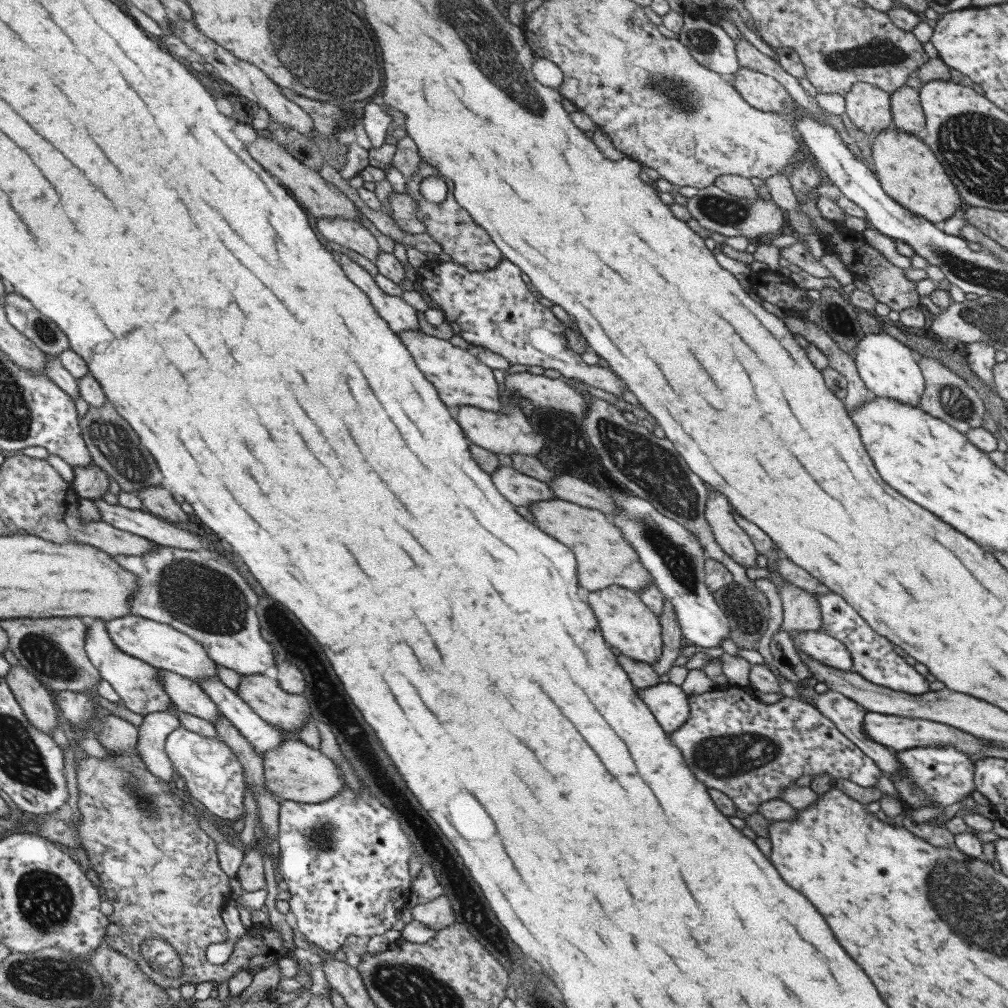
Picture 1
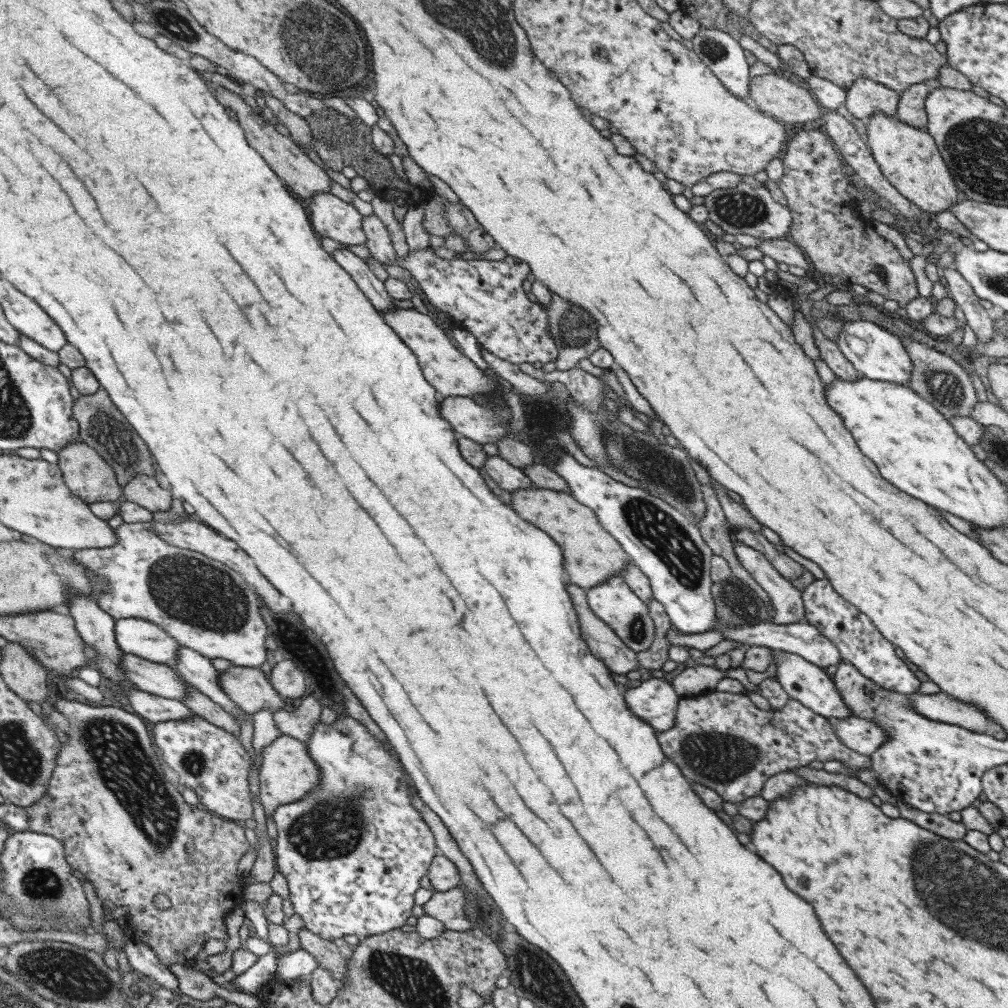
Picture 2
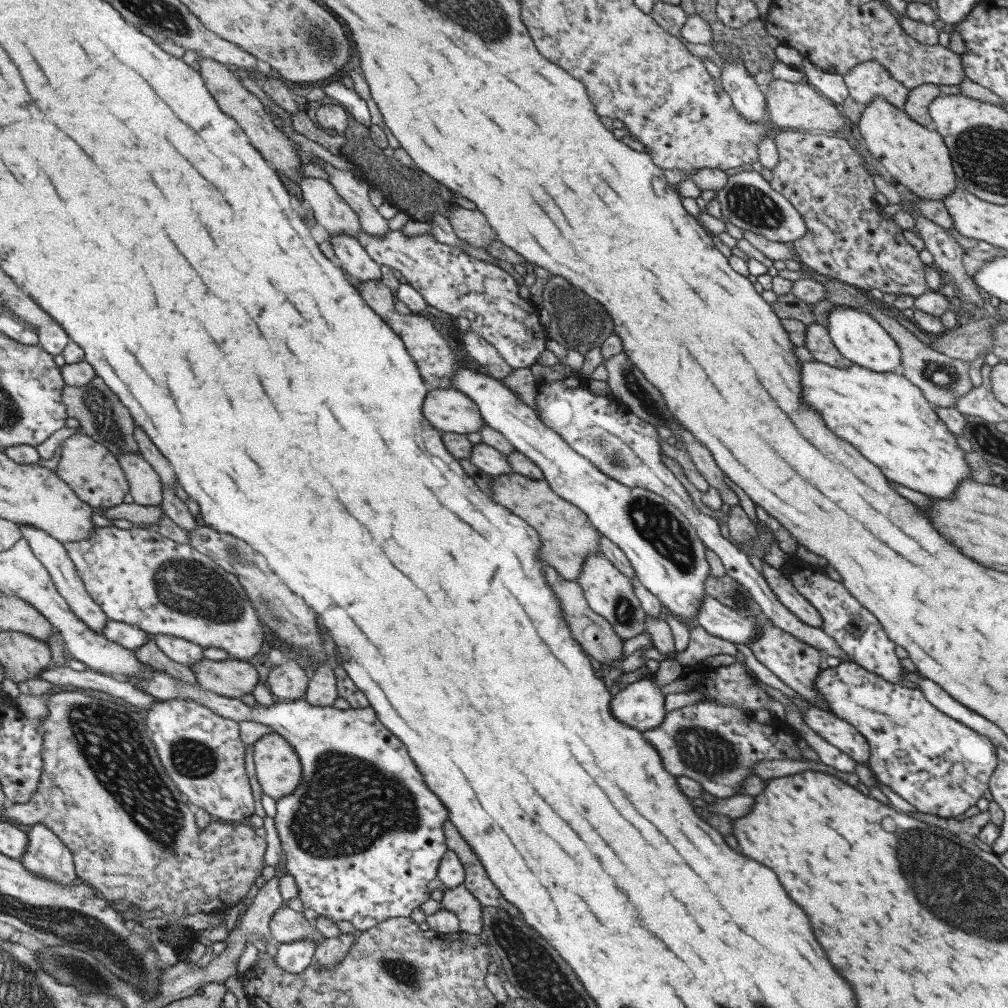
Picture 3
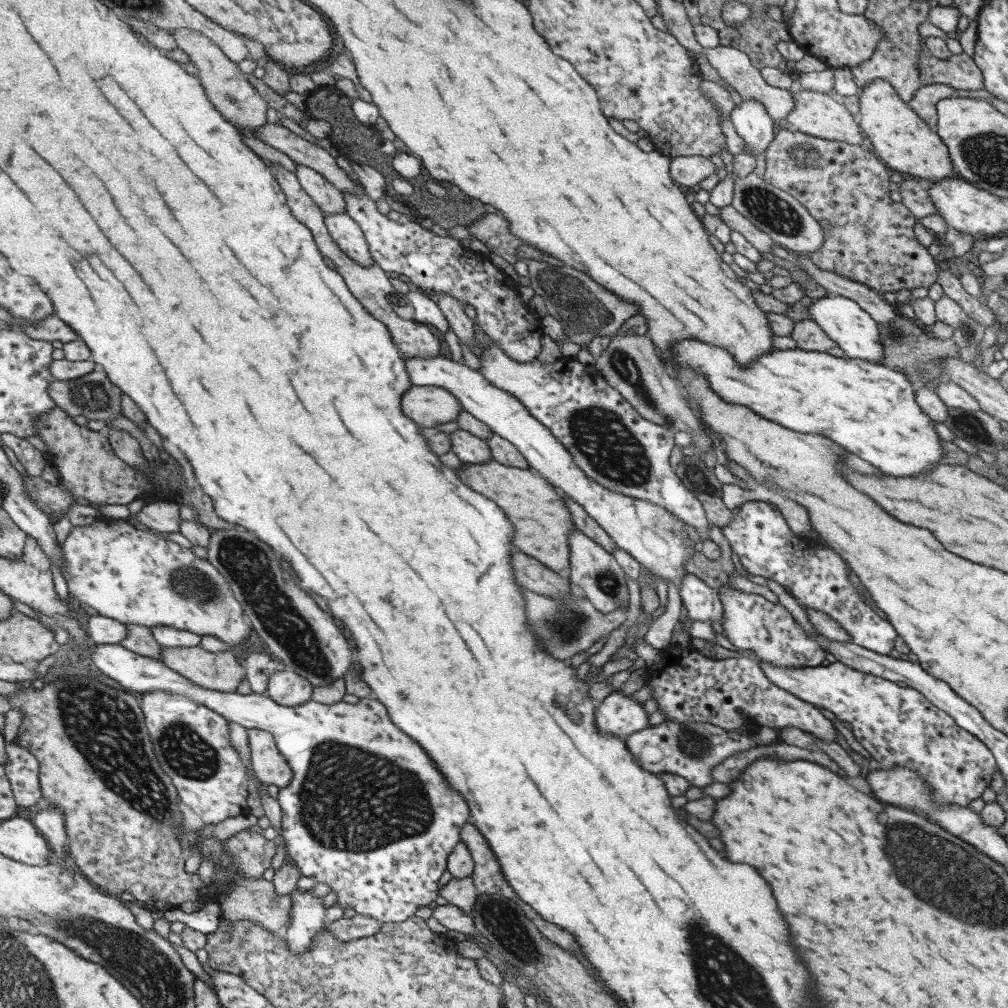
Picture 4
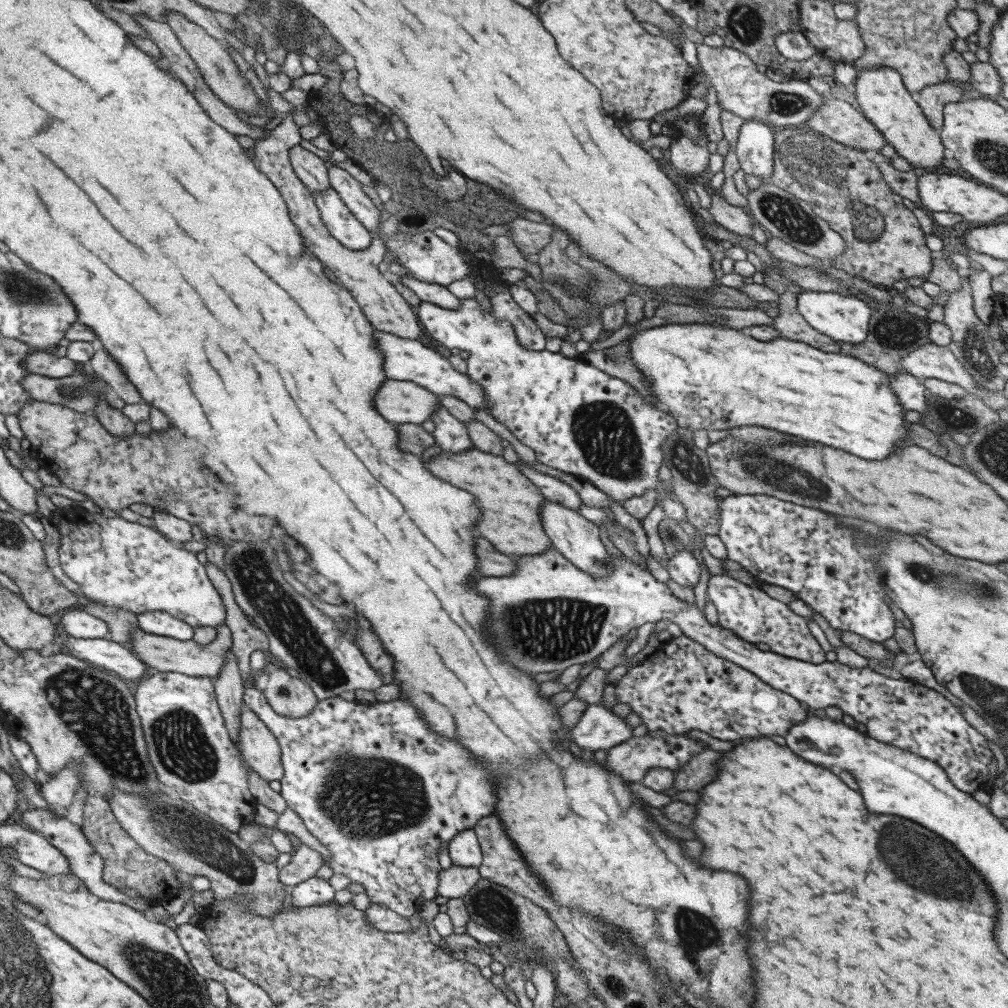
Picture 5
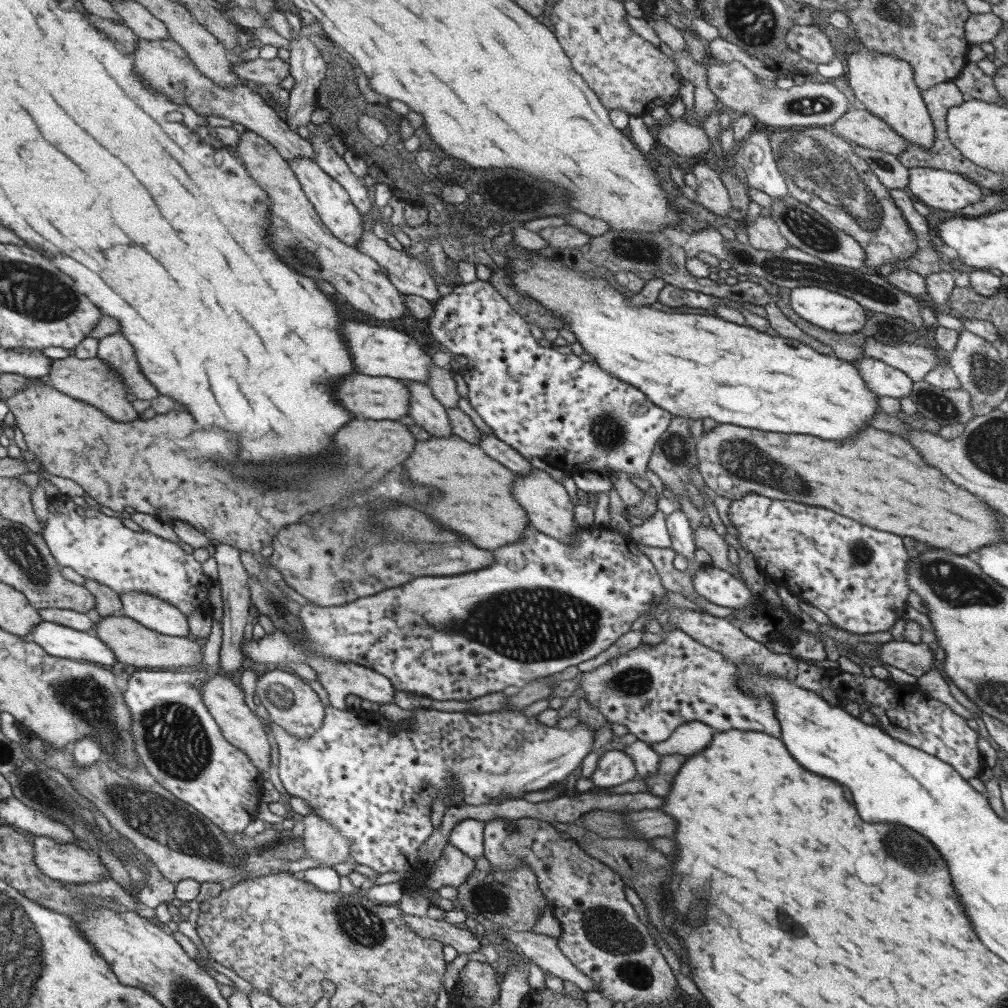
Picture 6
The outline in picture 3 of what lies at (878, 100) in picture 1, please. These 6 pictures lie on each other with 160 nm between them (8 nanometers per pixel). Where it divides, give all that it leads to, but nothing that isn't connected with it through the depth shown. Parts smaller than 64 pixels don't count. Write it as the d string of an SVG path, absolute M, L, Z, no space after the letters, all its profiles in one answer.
M875 61L856 64L842 79L848 96L865 105L875 96L883 97L889 104L901 109L909 91L889 75L882 64Z

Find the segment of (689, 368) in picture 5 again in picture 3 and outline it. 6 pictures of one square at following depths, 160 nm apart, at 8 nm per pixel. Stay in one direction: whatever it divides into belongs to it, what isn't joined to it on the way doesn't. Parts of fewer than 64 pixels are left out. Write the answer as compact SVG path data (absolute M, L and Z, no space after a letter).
M812 361L801 362L799 382L802 402L822 416L825 426L835 432L835 436L849 442L861 456L875 464L885 478L905 488L919 490L921 494L931 498L949 498L957 482L971 479L964 452L955 443L955 437L939 420L933 406L925 401L923 394L903 375L873 372L855 364L851 364L849 368L833 368Z

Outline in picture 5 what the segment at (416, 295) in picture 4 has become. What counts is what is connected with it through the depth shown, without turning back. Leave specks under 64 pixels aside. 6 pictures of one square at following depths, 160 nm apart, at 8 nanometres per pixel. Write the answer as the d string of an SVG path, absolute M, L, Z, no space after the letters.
M475 297L461 299L457 310L439 308L423 301L417 307L416 318L433 340L449 350L457 348L475 354L475 368L471 370L475 374L466 375L483 389L488 414L503 424L521 444L529 446L539 463L583 479L617 502L639 496L645 489L657 491L659 500L665 498L666 484L657 482L657 470L663 464L662 444L677 428L676 420L667 410L641 400L641 396L629 384L612 378L580 359L567 359L545 349L533 352L521 348L511 324L505 320L495 320L491 316L491 307L481 312Z

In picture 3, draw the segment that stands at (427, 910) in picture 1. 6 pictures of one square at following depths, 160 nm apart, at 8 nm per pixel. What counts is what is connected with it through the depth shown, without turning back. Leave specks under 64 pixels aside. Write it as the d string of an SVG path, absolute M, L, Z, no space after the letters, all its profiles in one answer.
M463 883L444 889L440 904L443 910L452 912L458 918L459 932L483 938L480 915L482 907Z

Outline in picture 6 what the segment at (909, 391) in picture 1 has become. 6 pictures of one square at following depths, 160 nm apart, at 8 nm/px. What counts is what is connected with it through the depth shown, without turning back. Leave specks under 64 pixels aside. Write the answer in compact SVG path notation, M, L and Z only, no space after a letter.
M800 286L790 289L788 299L796 316L829 332L855 334L868 314L851 298L826 288Z

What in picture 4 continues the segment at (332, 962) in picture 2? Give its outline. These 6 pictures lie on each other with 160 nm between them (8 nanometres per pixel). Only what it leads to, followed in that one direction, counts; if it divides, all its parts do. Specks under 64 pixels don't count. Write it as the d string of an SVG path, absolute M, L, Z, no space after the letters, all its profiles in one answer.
M235 878L235 883L228 891L223 891L217 898L217 903L225 921L251 921L261 925L267 931L277 931L286 926L289 920L291 899L289 895L278 895L271 882L263 878L249 880L249 878Z

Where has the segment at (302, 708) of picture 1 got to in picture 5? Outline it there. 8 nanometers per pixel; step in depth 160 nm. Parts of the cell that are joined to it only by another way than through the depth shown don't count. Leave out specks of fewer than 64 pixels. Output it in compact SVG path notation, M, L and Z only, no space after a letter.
M220 624L216 629L215 638L209 644L197 644L192 638L189 640L177 640L173 637L159 636L143 632L139 627L130 632L130 641L125 645L141 662L149 668L155 668L159 672L178 672L182 675L194 677L211 677L218 675L219 669L224 663L224 654L232 646L230 630L225 624Z

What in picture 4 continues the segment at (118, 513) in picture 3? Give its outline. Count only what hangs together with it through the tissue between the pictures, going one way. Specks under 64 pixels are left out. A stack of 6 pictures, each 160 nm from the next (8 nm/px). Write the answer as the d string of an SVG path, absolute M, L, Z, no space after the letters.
M173 501L147 503L133 516L141 524L157 532L179 532L178 504Z

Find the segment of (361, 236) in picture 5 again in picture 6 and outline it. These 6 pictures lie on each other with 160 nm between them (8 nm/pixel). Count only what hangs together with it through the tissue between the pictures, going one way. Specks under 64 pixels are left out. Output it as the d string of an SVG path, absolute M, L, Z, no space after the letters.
M297 157L296 159L287 161L287 164L292 174L299 181L300 189L312 204L314 211L324 224L324 227L328 228L329 232L336 239L344 242L347 246L353 247L355 243L358 243L363 232L361 228L361 214L353 206L348 194L341 188L341 185L335 182L328 174L325 174L319 168L319 165L315 164L315 161L308 158Z

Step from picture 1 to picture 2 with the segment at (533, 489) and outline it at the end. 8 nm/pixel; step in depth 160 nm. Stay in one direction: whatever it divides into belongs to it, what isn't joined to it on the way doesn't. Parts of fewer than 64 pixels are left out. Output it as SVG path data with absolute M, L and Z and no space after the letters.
M487 456L482 468L487 476L490 476L499 488L507 490L509 493L515 489L526 489L533 486L530 478L525 473L514 466L511 466L503 458L497 456Z

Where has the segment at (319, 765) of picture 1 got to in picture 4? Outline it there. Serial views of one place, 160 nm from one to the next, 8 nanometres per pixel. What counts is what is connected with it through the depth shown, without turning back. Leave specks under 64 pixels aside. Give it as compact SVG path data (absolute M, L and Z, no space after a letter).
M246 729L250 748L250 765L255 778L265 786L273 784L278 789L290 782L291 771L286 760L276 749L273 737L264 730Z

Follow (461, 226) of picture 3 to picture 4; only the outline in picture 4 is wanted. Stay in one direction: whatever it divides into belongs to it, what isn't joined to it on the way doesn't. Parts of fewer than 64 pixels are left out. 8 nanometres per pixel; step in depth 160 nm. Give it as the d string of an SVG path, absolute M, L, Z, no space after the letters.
M499 212L485 213L467 228L490 252L501 256L510 264L517 262L517 247L522 244L522 240L511 234L508 220Z

